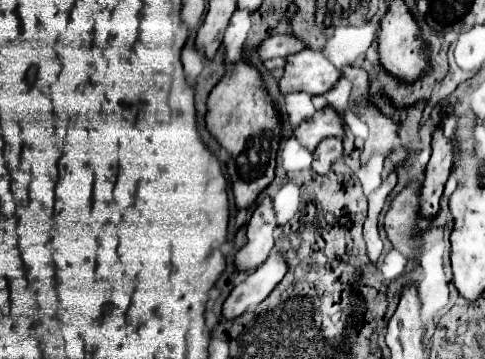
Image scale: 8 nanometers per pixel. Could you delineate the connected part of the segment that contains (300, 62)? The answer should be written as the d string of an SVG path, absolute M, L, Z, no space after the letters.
M305 48L293 56L287 56L285 74L279 78L279 92L307 92L311 96L325 94L341 72L317 50Z

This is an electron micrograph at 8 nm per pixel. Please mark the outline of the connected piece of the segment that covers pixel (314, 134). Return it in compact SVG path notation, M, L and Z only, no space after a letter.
M331 108L319 110L315 112L311 118L303 120L295 130L293 136L307 148L307 150L315 150L315 146L327 138L327 136L337 136L341 138L345 130L345 120L343 114L337 114Z

